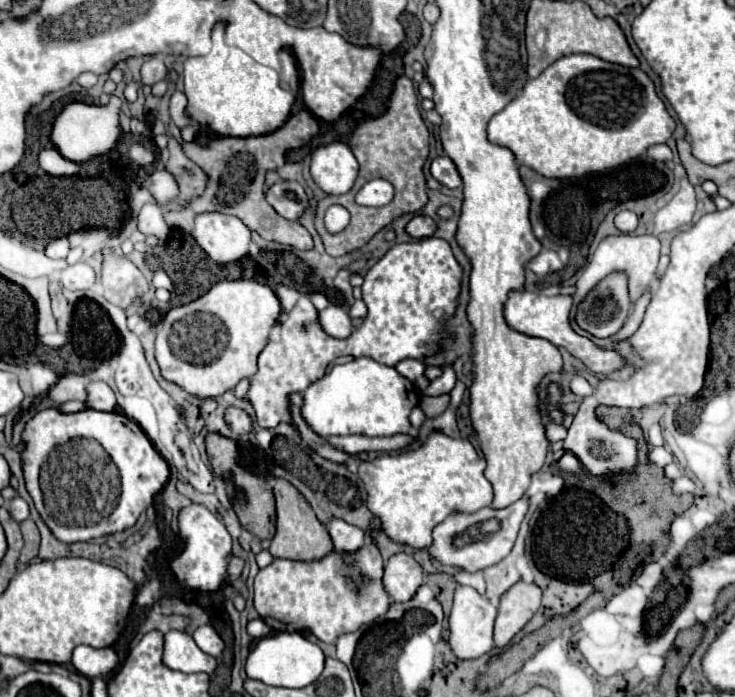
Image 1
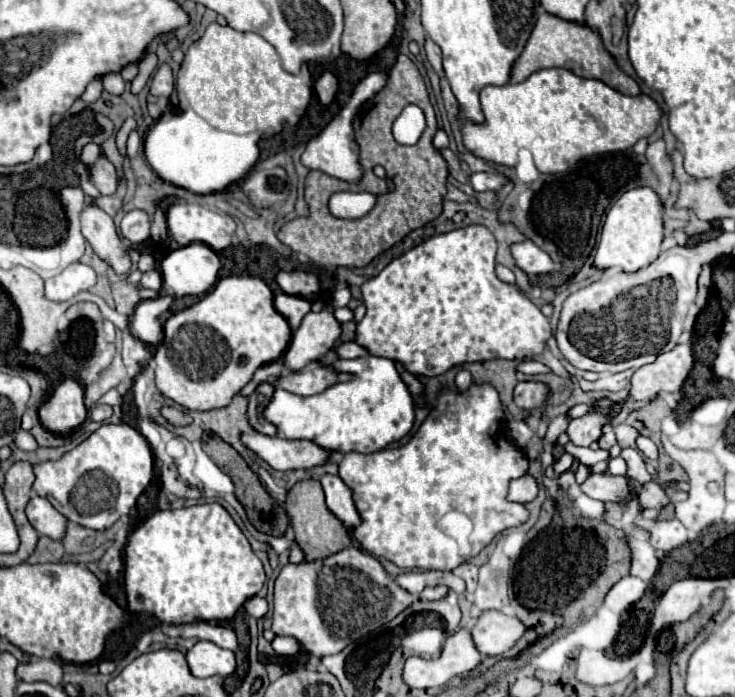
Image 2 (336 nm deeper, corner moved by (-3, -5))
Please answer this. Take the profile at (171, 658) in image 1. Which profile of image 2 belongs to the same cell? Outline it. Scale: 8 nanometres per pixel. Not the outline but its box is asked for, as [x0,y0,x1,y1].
[186,641,236,677]

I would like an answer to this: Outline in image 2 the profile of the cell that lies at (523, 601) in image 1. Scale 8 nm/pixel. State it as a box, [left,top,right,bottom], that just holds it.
[472,611,524,655]

